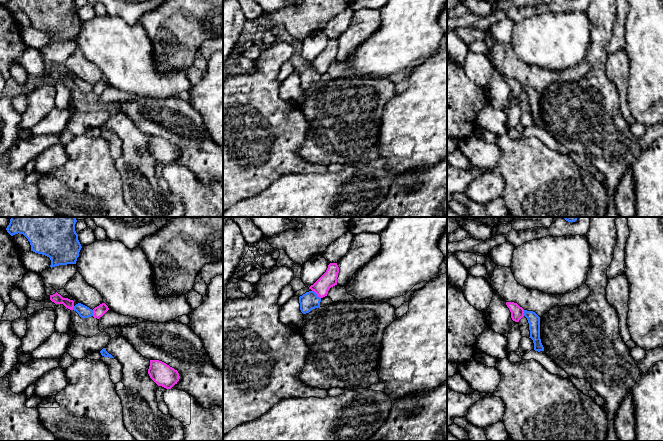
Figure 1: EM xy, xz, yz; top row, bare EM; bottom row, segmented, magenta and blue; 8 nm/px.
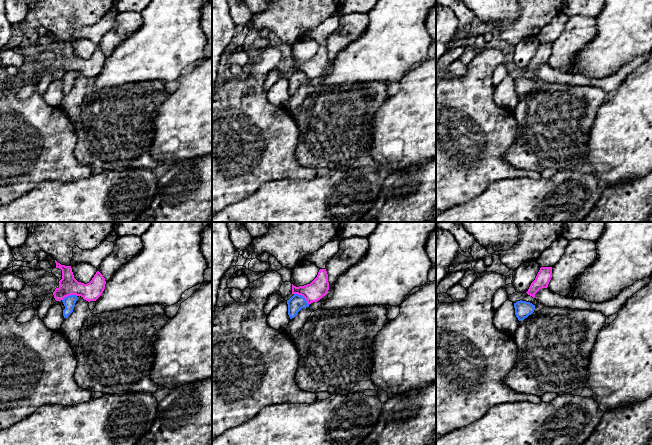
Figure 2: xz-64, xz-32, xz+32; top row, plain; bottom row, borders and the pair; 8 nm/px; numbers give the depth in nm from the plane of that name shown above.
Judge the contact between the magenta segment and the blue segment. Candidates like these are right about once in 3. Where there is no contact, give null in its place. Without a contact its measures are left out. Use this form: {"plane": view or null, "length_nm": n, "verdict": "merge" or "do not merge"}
{"plane": "xz", "length_nm": 100, "verdict": "do not merge"}

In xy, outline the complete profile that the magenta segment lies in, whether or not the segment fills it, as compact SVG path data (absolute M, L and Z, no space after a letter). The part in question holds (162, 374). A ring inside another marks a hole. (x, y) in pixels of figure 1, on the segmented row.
M150 360L148 374L158 386L166 389L171 389L180 379L177 370L159 360Z

